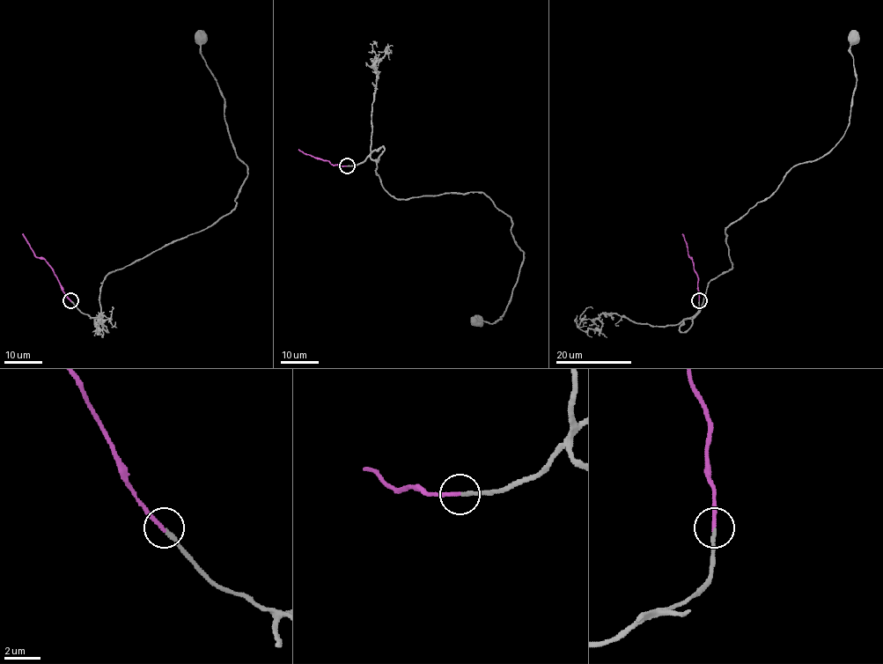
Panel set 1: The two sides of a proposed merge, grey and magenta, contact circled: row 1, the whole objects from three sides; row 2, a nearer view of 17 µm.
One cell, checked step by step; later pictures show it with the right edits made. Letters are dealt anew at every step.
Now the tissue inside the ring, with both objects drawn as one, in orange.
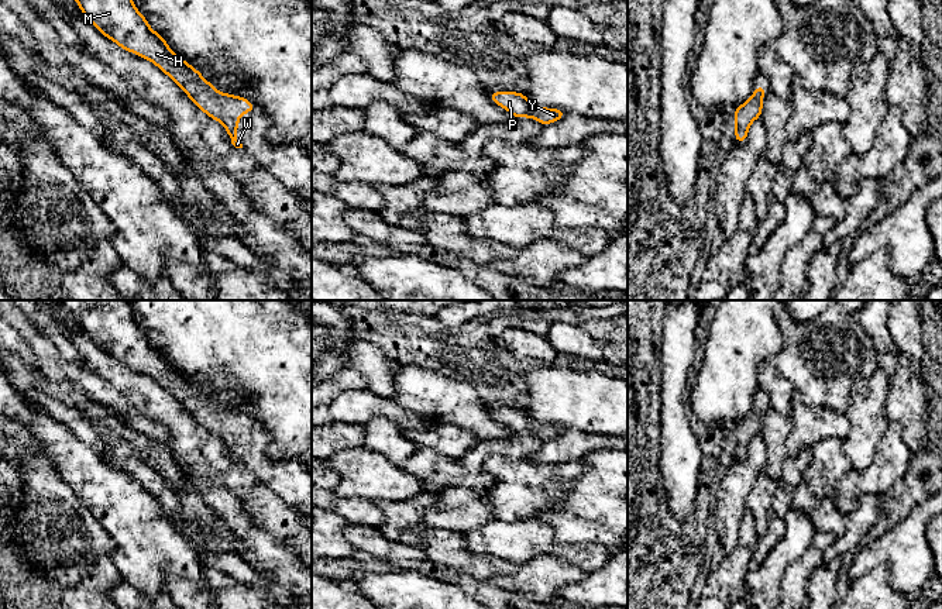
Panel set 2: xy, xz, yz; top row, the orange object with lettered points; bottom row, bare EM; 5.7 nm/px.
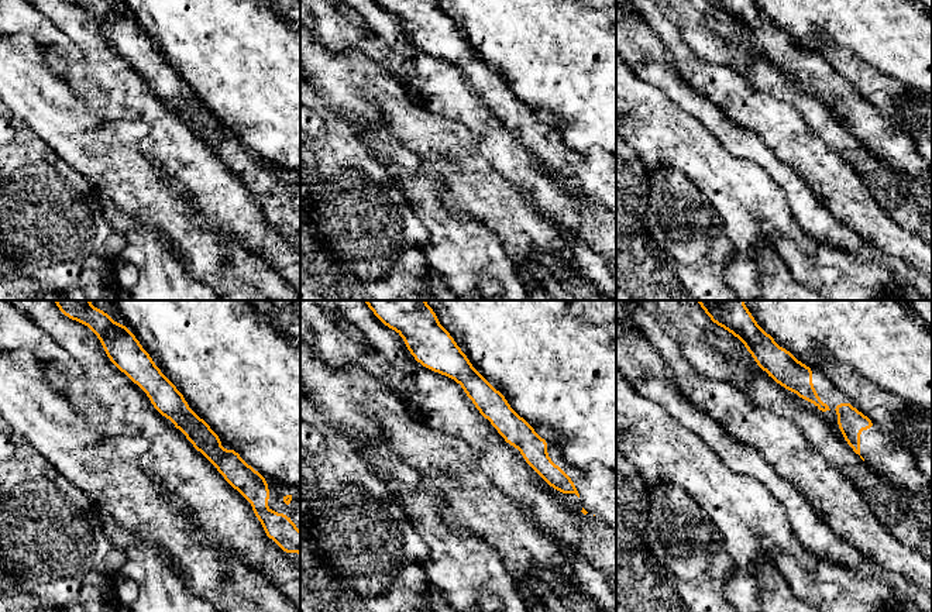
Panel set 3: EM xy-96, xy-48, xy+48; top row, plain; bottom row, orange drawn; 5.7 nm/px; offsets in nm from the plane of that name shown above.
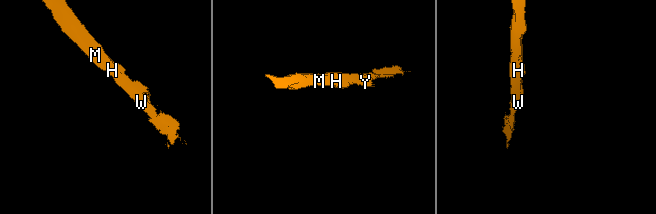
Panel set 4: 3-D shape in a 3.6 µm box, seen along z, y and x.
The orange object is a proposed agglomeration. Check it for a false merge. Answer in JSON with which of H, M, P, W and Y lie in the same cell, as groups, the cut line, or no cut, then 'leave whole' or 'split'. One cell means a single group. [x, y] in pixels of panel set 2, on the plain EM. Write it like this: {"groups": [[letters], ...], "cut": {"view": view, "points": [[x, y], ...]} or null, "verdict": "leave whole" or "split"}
{"groups": [["H", "M", "P", "W", "Y"]], "cut": null, "verdict": "leave whole"}

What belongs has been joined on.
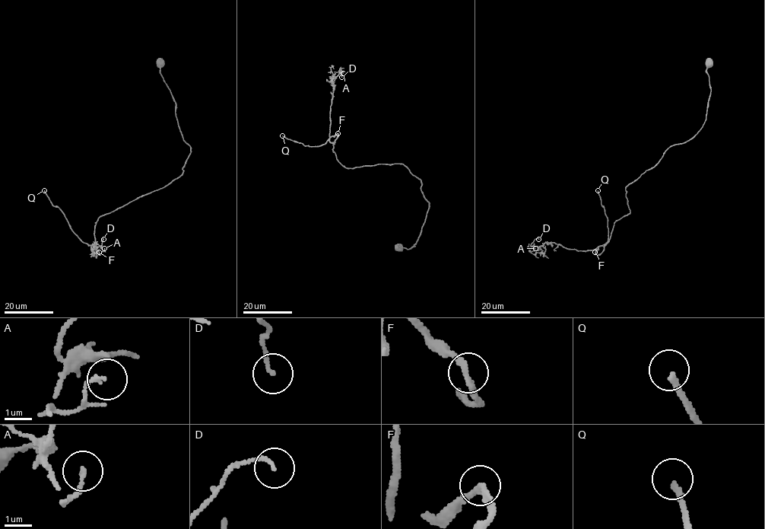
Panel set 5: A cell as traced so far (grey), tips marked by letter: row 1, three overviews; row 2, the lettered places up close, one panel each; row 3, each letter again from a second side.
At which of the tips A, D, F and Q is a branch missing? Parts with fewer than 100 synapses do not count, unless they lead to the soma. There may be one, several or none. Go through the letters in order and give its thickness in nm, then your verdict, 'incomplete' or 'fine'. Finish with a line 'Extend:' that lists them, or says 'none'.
A: calibre 130 nm; fine
D: calibre 130 nm; fine
F: calibre 200 nm; fine
Q: calibre 180 nm; incomplete
Extend: Q

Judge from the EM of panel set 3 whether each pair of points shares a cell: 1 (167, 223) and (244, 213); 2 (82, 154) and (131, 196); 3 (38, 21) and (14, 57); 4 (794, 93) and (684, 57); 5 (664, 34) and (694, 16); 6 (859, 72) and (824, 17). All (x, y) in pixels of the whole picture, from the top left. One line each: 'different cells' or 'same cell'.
1: different cells
2: same cell
3: different cells
4: different cells
5: different cells
6: different cells

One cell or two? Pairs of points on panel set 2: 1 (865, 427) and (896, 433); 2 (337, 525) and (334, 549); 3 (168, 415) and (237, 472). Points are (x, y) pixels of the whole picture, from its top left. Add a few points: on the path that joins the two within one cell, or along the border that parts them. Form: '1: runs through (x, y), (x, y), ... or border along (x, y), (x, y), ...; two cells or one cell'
1: border along (890, 422), (872, 461); two cells
2: runs through (334, 530), (334, 543); one cell
3: runs through (185, 432), (220, 467); one cell

